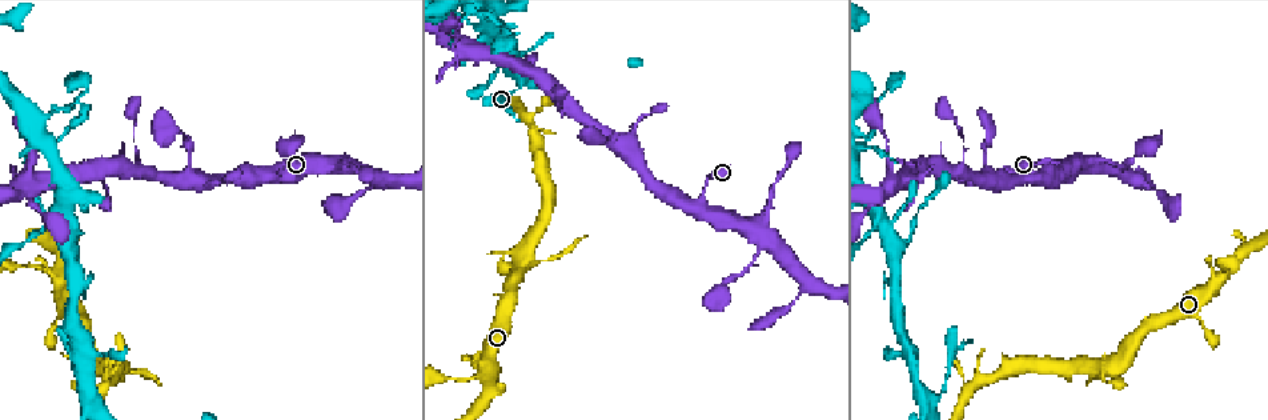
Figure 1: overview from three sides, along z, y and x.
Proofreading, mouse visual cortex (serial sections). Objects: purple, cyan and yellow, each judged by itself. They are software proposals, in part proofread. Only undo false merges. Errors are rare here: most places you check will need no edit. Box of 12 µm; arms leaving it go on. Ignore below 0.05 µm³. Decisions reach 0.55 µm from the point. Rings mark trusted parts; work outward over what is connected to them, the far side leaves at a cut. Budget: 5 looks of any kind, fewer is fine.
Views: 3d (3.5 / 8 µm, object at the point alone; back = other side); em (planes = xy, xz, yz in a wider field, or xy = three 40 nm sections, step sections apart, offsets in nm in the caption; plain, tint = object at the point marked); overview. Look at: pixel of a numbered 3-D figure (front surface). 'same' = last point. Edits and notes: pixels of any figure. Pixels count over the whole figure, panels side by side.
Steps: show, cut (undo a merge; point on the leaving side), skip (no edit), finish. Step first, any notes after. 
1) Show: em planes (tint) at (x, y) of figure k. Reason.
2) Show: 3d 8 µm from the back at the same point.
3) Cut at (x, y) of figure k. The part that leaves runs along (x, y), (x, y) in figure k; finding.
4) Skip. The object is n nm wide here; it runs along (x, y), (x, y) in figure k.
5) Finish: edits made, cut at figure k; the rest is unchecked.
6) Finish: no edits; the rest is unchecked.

Show: 3d 3.5 µm at (596, 137) of figure 1. Abrupt turn.

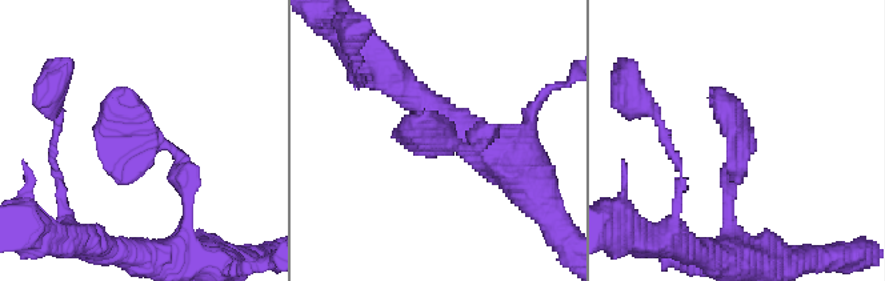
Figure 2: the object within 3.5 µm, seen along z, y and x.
Show: em planes (tint) at (740, 140) of figure 2.

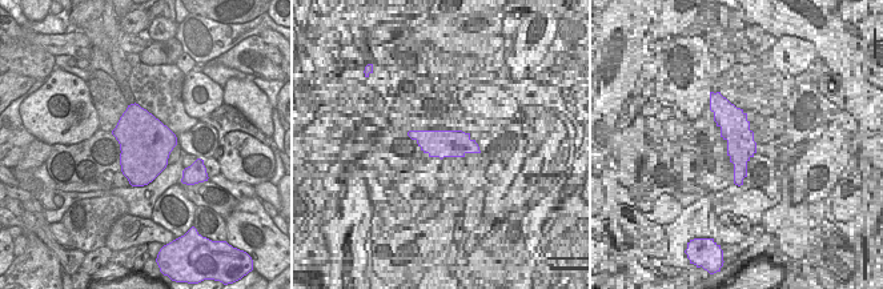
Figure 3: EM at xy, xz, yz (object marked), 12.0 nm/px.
Skip. It runs along (185, 199), (181, 157), (112, 92) in figure 2; continuous, no second cell.

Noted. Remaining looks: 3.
Show: 3d 3.5 µm at (1100, 158) of figure 1. Thin arm on a thick one.

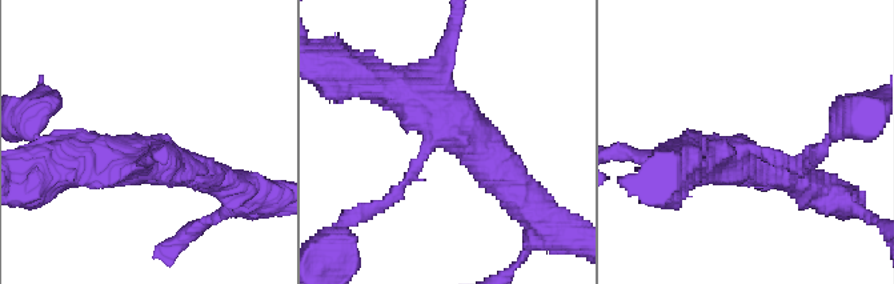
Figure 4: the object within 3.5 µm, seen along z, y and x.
Show: em xy step 1 (tint) at (737, 149) of figure 4. 4 arms meet here; the arms are 150, 200, 400, 500 nm wide.

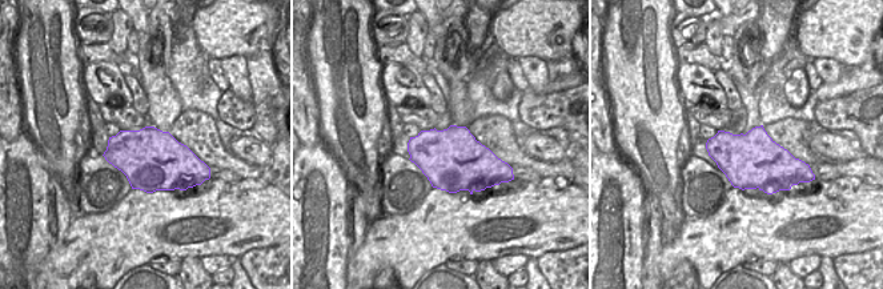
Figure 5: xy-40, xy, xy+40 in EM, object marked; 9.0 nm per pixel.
Skip. All the same cell.

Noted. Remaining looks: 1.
Finish: no edits; the rest is unchecked.

